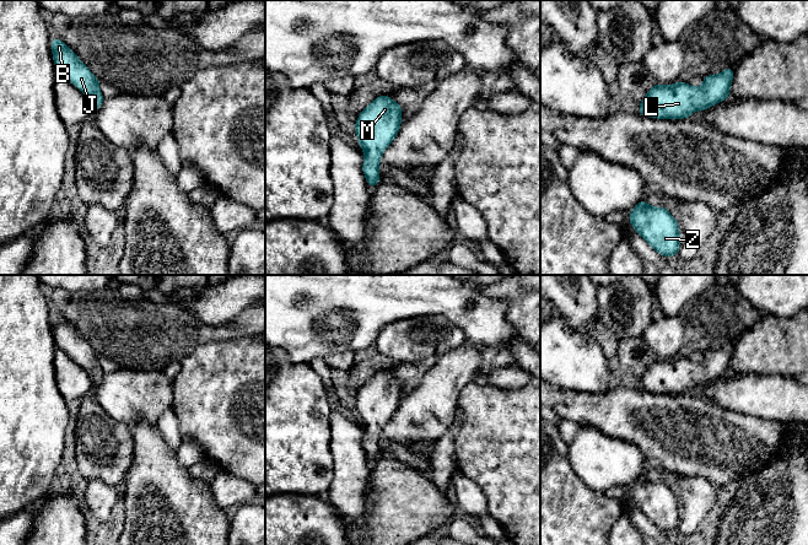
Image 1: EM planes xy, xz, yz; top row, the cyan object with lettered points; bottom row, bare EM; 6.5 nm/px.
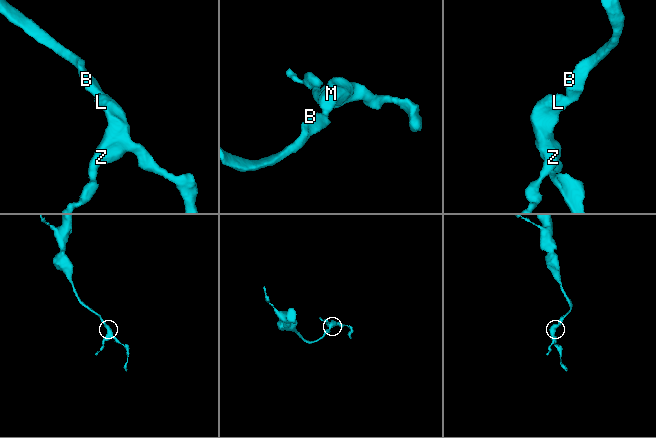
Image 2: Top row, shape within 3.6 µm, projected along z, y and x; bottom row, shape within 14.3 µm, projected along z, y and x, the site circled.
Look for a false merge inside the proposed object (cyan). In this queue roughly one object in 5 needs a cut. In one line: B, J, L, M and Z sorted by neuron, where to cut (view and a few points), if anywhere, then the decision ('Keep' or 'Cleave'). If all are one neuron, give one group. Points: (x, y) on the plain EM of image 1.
Groups: B J L M Z. No split. Keep

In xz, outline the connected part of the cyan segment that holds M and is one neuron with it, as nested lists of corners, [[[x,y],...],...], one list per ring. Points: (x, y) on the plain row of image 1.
[[[379,369],[355,396],[357,416],[363,425],[362,447],[370,463],[381,458],[379,437],[384,425],[398,410],[402,385],[402,381],[389,371]]]

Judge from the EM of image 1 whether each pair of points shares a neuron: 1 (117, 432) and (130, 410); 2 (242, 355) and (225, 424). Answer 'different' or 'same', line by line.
1: different
2: same

